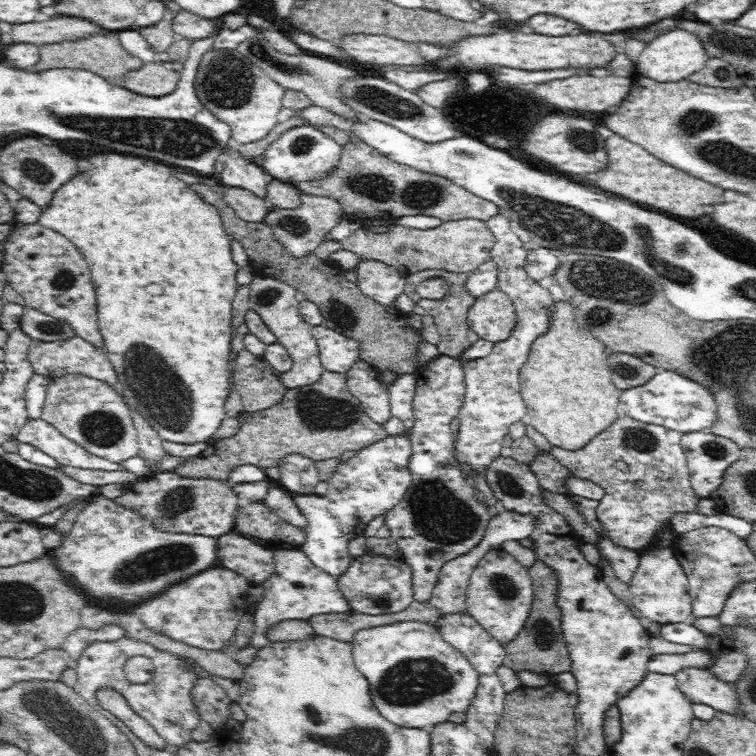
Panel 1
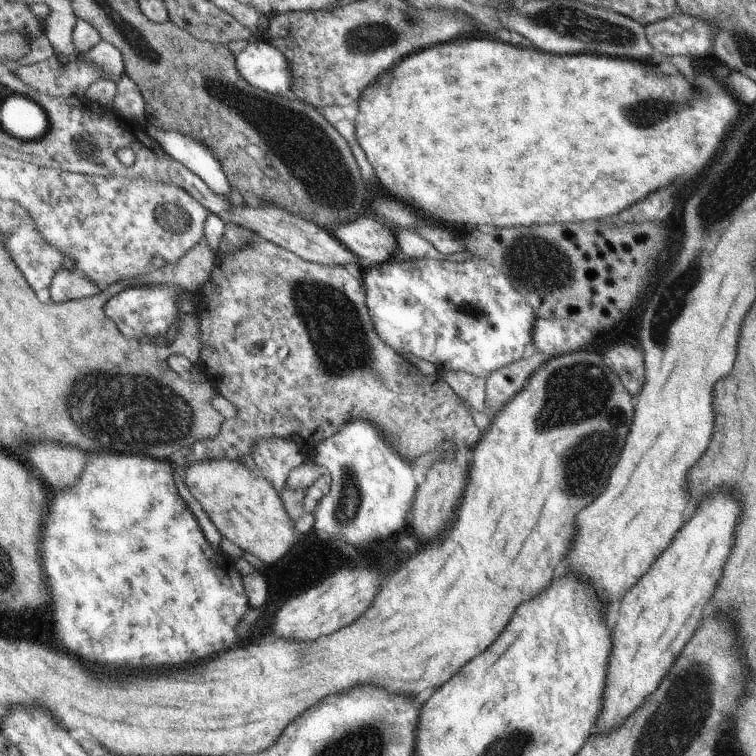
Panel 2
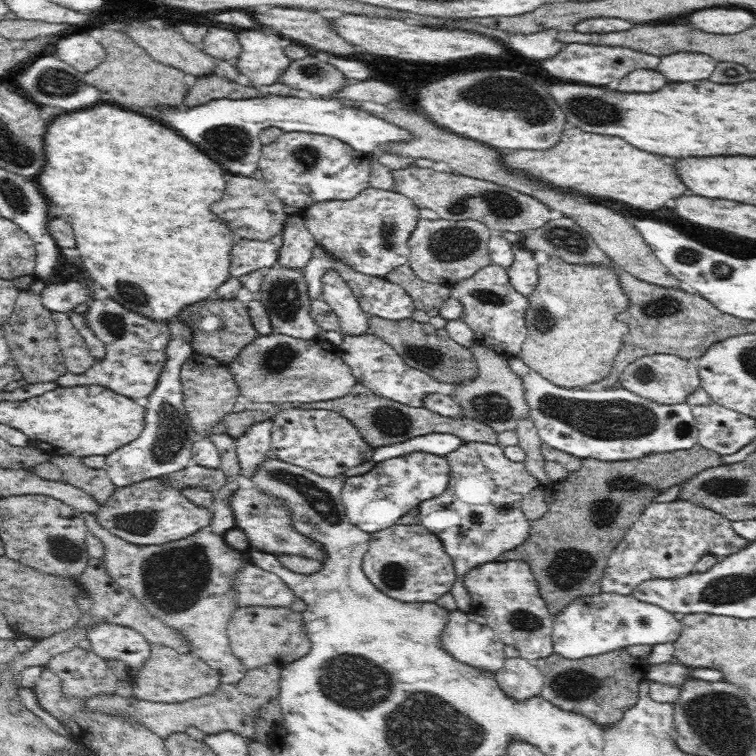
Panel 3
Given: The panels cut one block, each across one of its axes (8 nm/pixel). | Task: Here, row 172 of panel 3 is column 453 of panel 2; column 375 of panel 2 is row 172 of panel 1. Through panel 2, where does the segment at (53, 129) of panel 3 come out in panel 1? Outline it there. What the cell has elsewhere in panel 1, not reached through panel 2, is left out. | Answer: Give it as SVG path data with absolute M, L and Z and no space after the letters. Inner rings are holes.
M108 156L96 160L96 174L88 174L88 178L74 178L70 184L58 188L54 192L52 202L48 204L39 216L39 223L63 234L70 242L73 242L88 263L91 279L95 288L97 305L97 325L99 334L103 339L103 348L107 352L107 359L114 367L117 374L117 383L113 387L117 389L125 399L129 408L133 408L155 430L159 438L178 444L196 444L198 442L211 441L222 420L226 420L227 414L224 408L230 384L232 383L232 362L230 362L230 342L233 333L233 300L236 296L239 284L236 283L236 272L239 266L233 261L231 255L232 238L227 234L218 211L214 212L210 204L204 200L198 200L196 192L190 192L184 182L178 182L174 176L170 176L168 166L162 164L142 164L134 156L122 158L122 156Z

